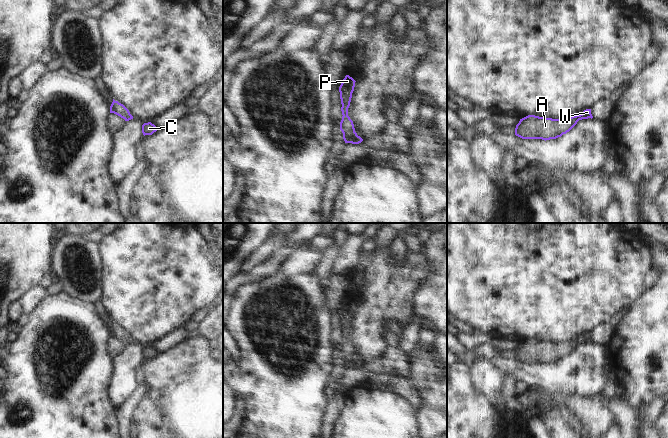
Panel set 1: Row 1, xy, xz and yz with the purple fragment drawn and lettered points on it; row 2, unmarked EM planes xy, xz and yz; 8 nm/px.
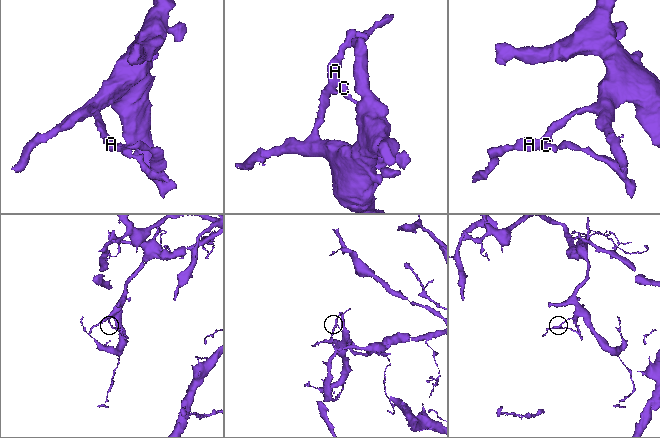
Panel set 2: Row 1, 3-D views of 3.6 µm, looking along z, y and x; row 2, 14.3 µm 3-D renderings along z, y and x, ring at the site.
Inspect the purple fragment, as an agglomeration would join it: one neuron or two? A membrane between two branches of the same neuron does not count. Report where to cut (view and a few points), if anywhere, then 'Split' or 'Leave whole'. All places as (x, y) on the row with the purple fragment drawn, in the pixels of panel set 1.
No split. Leave whole.

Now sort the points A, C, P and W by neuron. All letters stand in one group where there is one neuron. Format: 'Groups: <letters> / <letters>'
Groups: A C P W.

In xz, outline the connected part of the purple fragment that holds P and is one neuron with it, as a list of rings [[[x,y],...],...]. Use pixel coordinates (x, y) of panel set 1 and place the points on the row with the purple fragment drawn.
[[[346,75],[339,87],[342,104],[341,111],[343,115],[340,122],[340,130],[343,133],[345,143],[359,144],[363,141],[363,139],[355,132],[353,121],[348,116],[348,108],[350,106],[355,82],[356,81],[352,77]]]

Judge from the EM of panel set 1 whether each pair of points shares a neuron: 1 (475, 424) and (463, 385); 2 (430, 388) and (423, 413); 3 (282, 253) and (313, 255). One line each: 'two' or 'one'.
1: one
2: two
3: two

